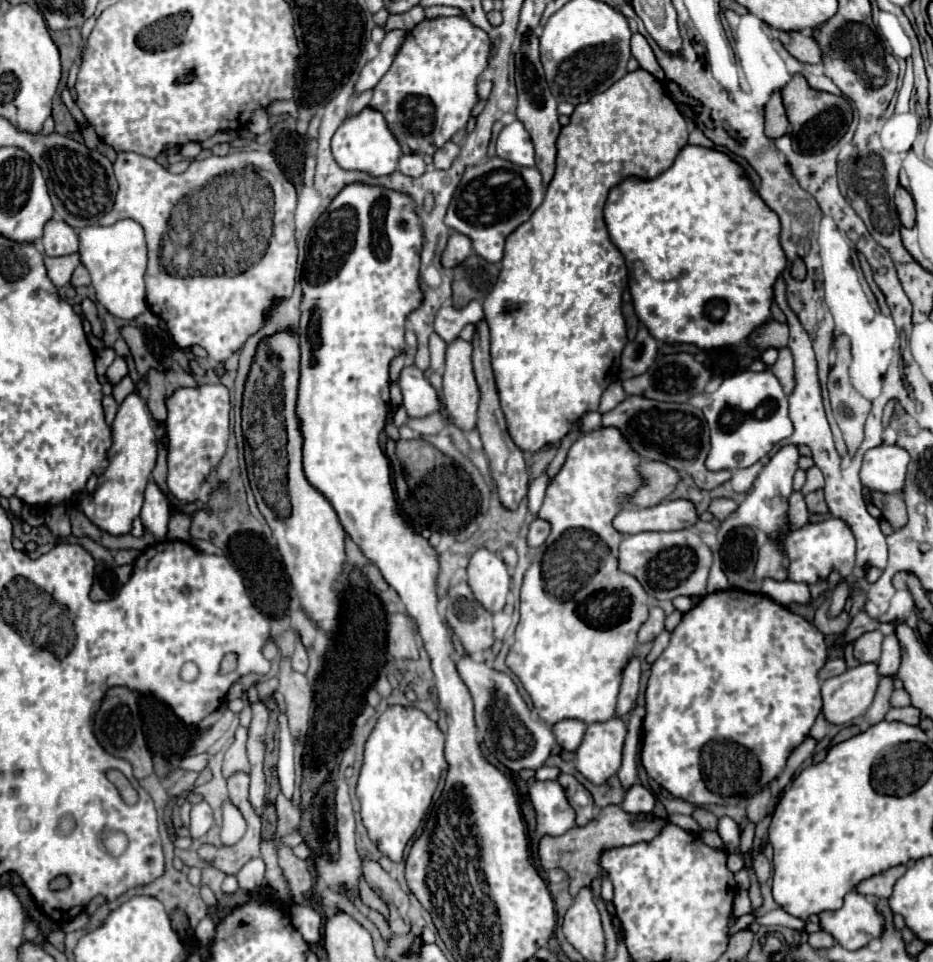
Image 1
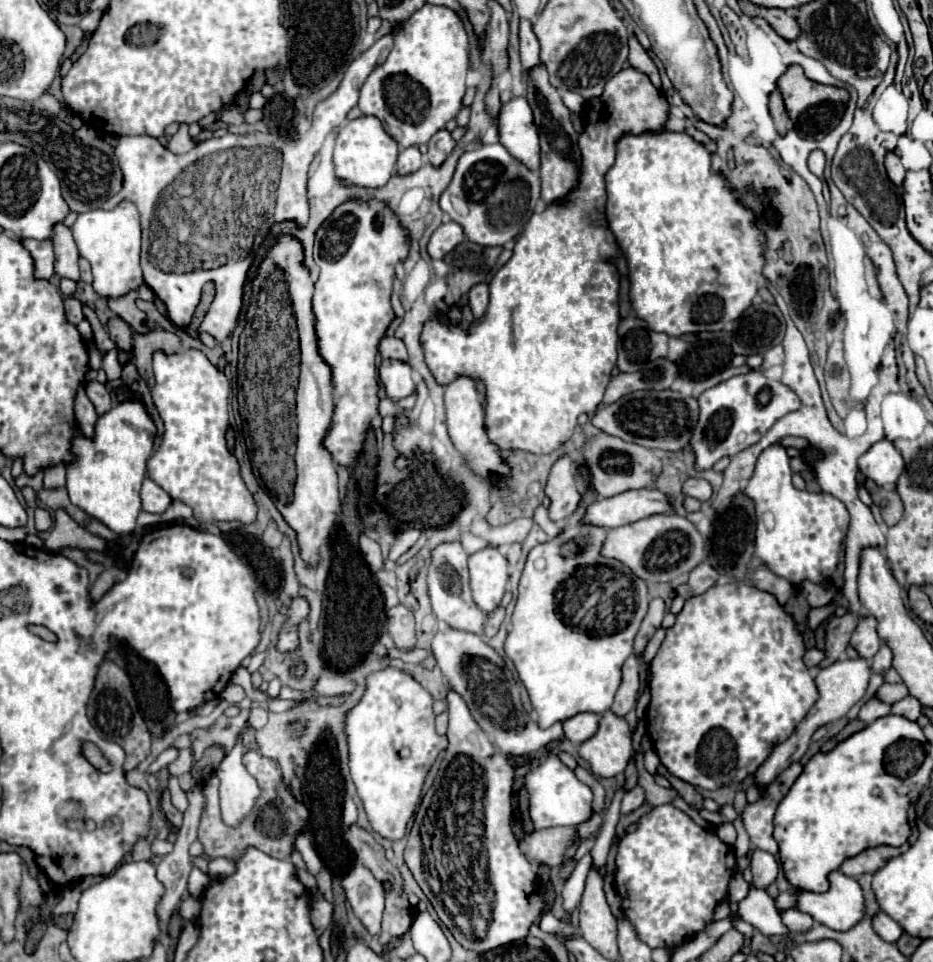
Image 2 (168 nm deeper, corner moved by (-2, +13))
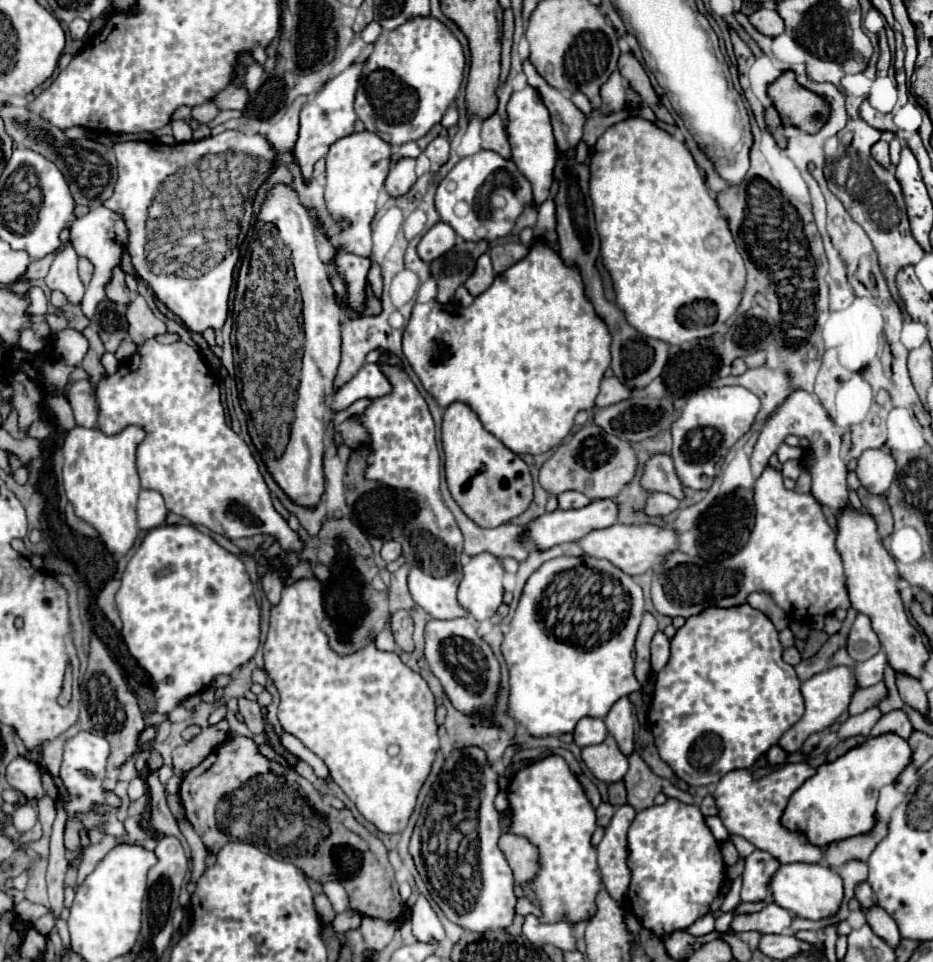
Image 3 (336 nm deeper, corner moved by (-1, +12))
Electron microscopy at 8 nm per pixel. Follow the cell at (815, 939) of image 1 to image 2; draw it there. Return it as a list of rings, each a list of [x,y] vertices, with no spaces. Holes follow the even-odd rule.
[[[790,908],[790,910],[782,910],[780,916],[782,916],[784,926],[788,926],[790,932],[804,932],[804,930],[812,928],[812,924],[814,924],[812,916],[804,914],[804,912],[798,912],[798,910],[794,910],[794,908]]]

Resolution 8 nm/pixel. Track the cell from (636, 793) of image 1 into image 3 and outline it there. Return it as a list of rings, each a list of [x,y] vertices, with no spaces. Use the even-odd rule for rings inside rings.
[[[629,803],[617,807],[617,811],[615,811],[615,815],[613,815],[613,819],[611,819],[599,847],[597,847],[597,861],[599,861],[603,885],[605,885],[605,889],[609,891],[609,895],[615,901],[621,901],[625,897],[625,893],[627,893],[627,887],[629,887],[629,867],[625,863],[625,859],[627,859],[627,847],[625,845],[627,845],[627,829],[629,829],[631,821],[635,819],[635,813],[637,811]]]

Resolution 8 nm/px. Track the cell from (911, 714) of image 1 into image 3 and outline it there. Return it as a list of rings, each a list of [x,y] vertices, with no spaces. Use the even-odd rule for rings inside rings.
[[[895,709],[891,713],[885,713],[877,723],[875,723],[875,729],[871,729],[871,735],[879,735],[879,733],[887,733],[887,731],[893,731],[893,733],[899,733],[903,739],[909,739],[909,735],[913,733],[913,725],[907,717],[907,713],[903,709]]]

